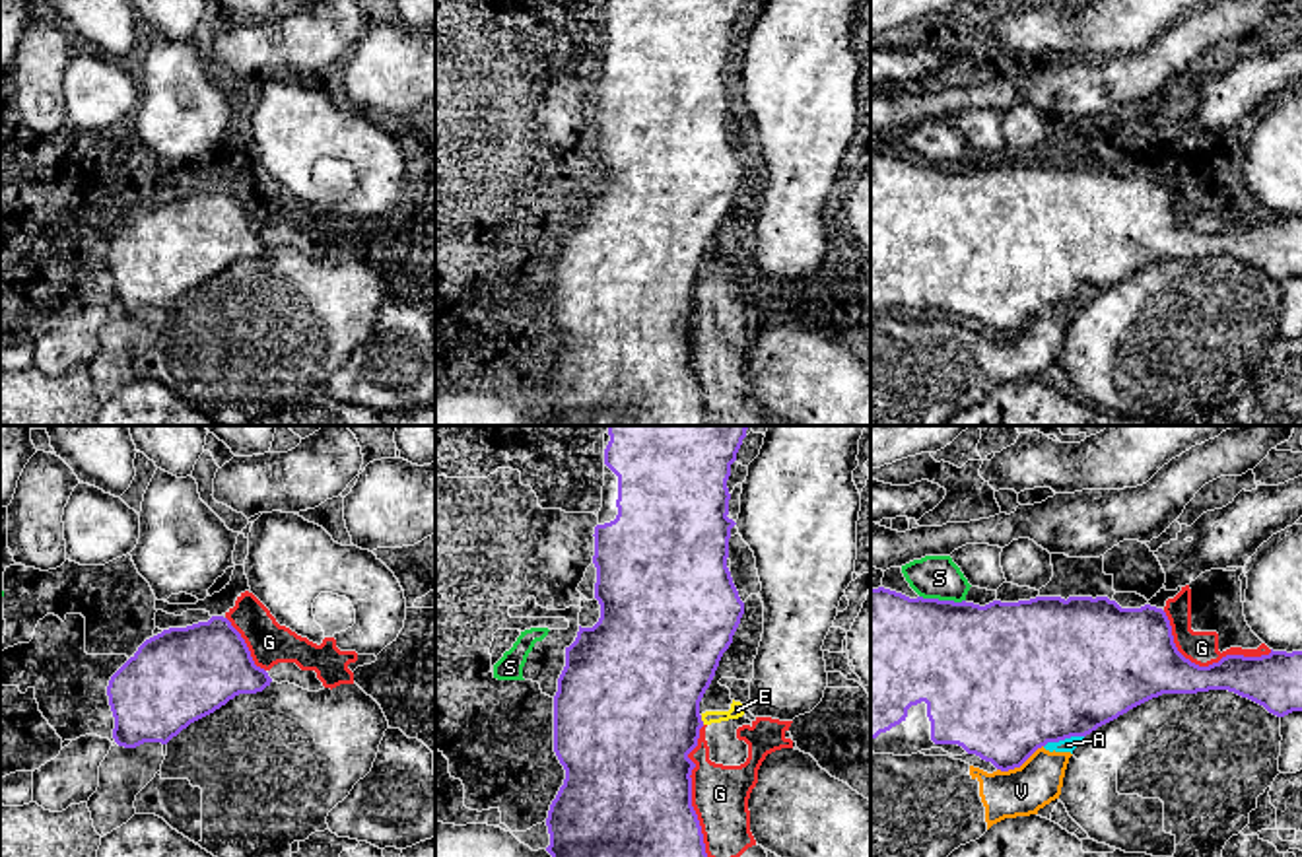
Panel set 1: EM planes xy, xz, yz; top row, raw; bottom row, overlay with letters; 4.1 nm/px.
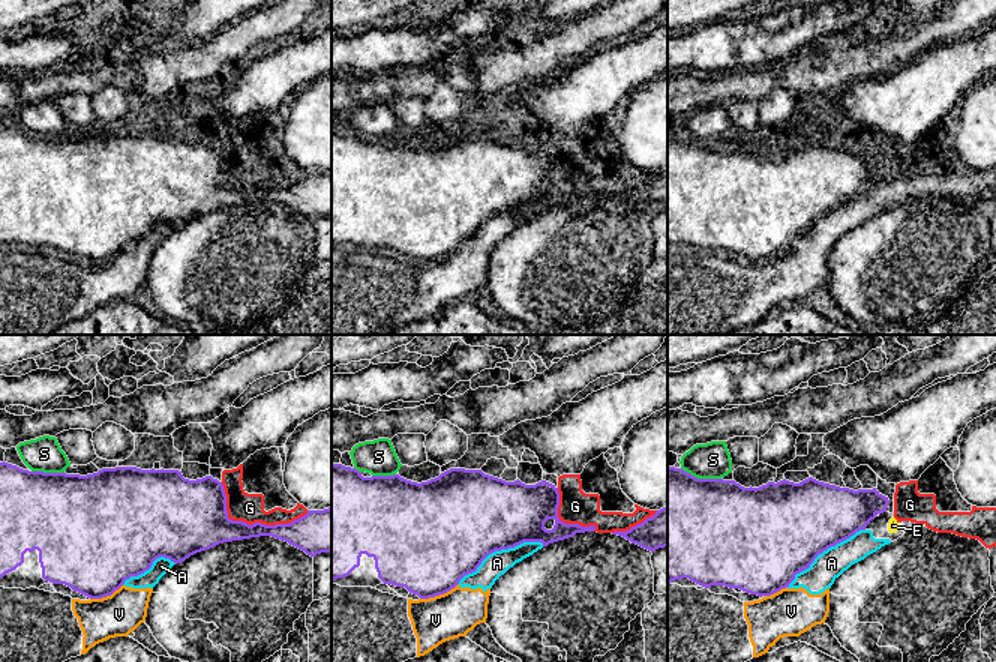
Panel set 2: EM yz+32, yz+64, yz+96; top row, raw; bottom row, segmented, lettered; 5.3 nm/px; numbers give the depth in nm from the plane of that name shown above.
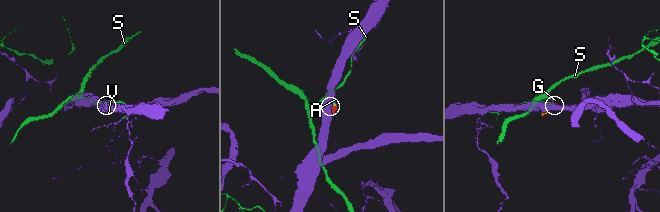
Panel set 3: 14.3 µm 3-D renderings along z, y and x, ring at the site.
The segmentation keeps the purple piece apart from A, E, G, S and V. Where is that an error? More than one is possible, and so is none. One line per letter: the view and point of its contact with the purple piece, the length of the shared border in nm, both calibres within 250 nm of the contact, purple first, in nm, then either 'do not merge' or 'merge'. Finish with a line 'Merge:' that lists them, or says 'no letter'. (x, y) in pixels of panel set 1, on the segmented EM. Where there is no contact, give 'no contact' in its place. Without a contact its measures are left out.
A: meets purple in yz at (1063, 739); contact 180 nm long; 500 nm thick on the purple side, 60 nm on the other; do not merge
E: meets purple in xz at (700, 719); contact 40 nm long; 500 nm thick on the purple side, 60 nm on the other; do not merge
G: meets purple in yz at (1205, 667); contact 480 nm long; 300 nm thick on the purple side, 140 nm on the other; do not merge
S: meets purple in yz at (943, 601); contact 190 nm long; 460 nm thick on the purple side, 180 nm on the other; do not merge
V: meets purple in yz at (1019, 766); contact 220 nm long; 440 nm thick on the purple side, 200 nm on the other; do not merge
Merge: no letter

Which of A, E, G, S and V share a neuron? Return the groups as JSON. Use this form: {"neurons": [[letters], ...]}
{"neurons": [["A", "E", "G", "V"], ["S"]]}

